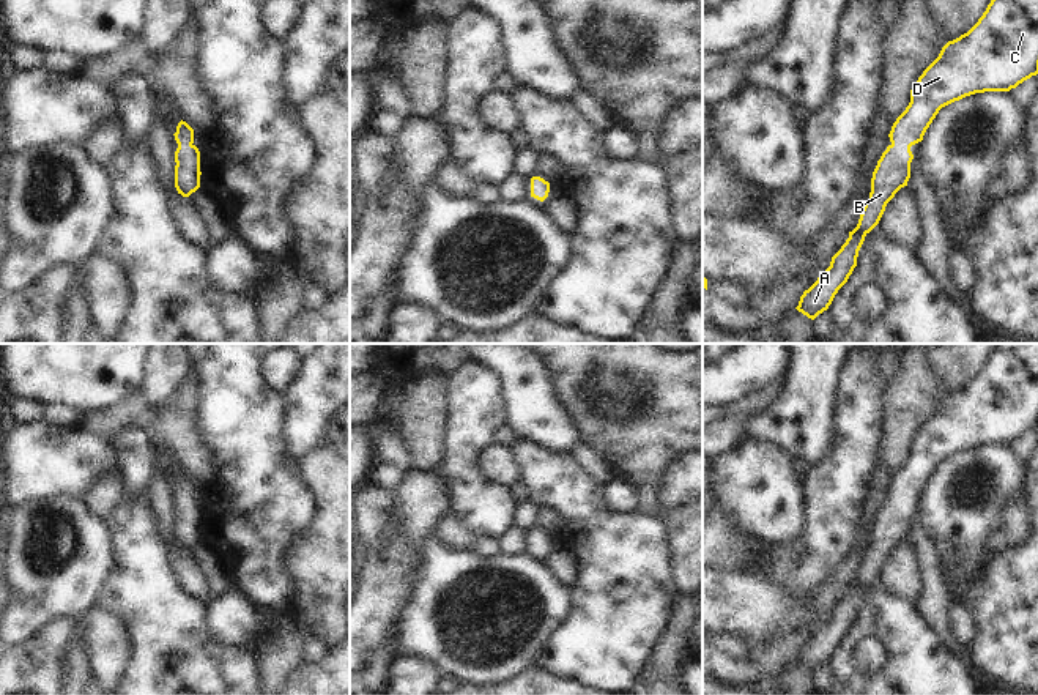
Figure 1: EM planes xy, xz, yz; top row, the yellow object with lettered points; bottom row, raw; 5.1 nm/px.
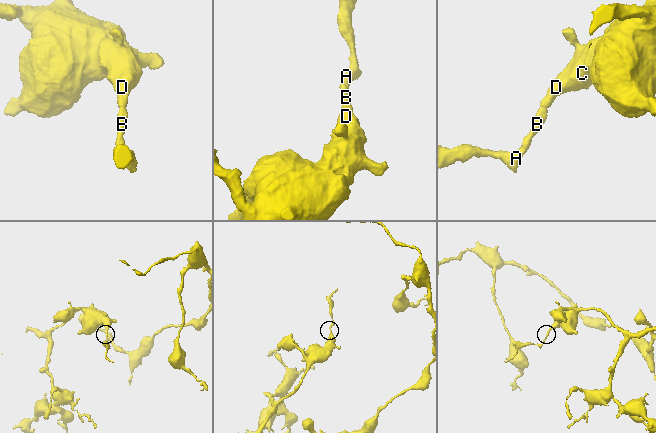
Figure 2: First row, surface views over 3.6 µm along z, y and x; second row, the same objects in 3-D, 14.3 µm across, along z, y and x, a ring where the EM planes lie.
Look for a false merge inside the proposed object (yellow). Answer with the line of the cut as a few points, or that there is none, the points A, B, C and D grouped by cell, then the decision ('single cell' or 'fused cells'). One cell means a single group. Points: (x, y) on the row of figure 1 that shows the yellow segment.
no cut; A B C D; single cell

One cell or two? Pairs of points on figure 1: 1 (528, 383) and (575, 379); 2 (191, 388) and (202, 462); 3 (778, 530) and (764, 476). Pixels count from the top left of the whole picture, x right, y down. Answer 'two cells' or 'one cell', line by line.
1: two cells
2: one cell
3: one cell

